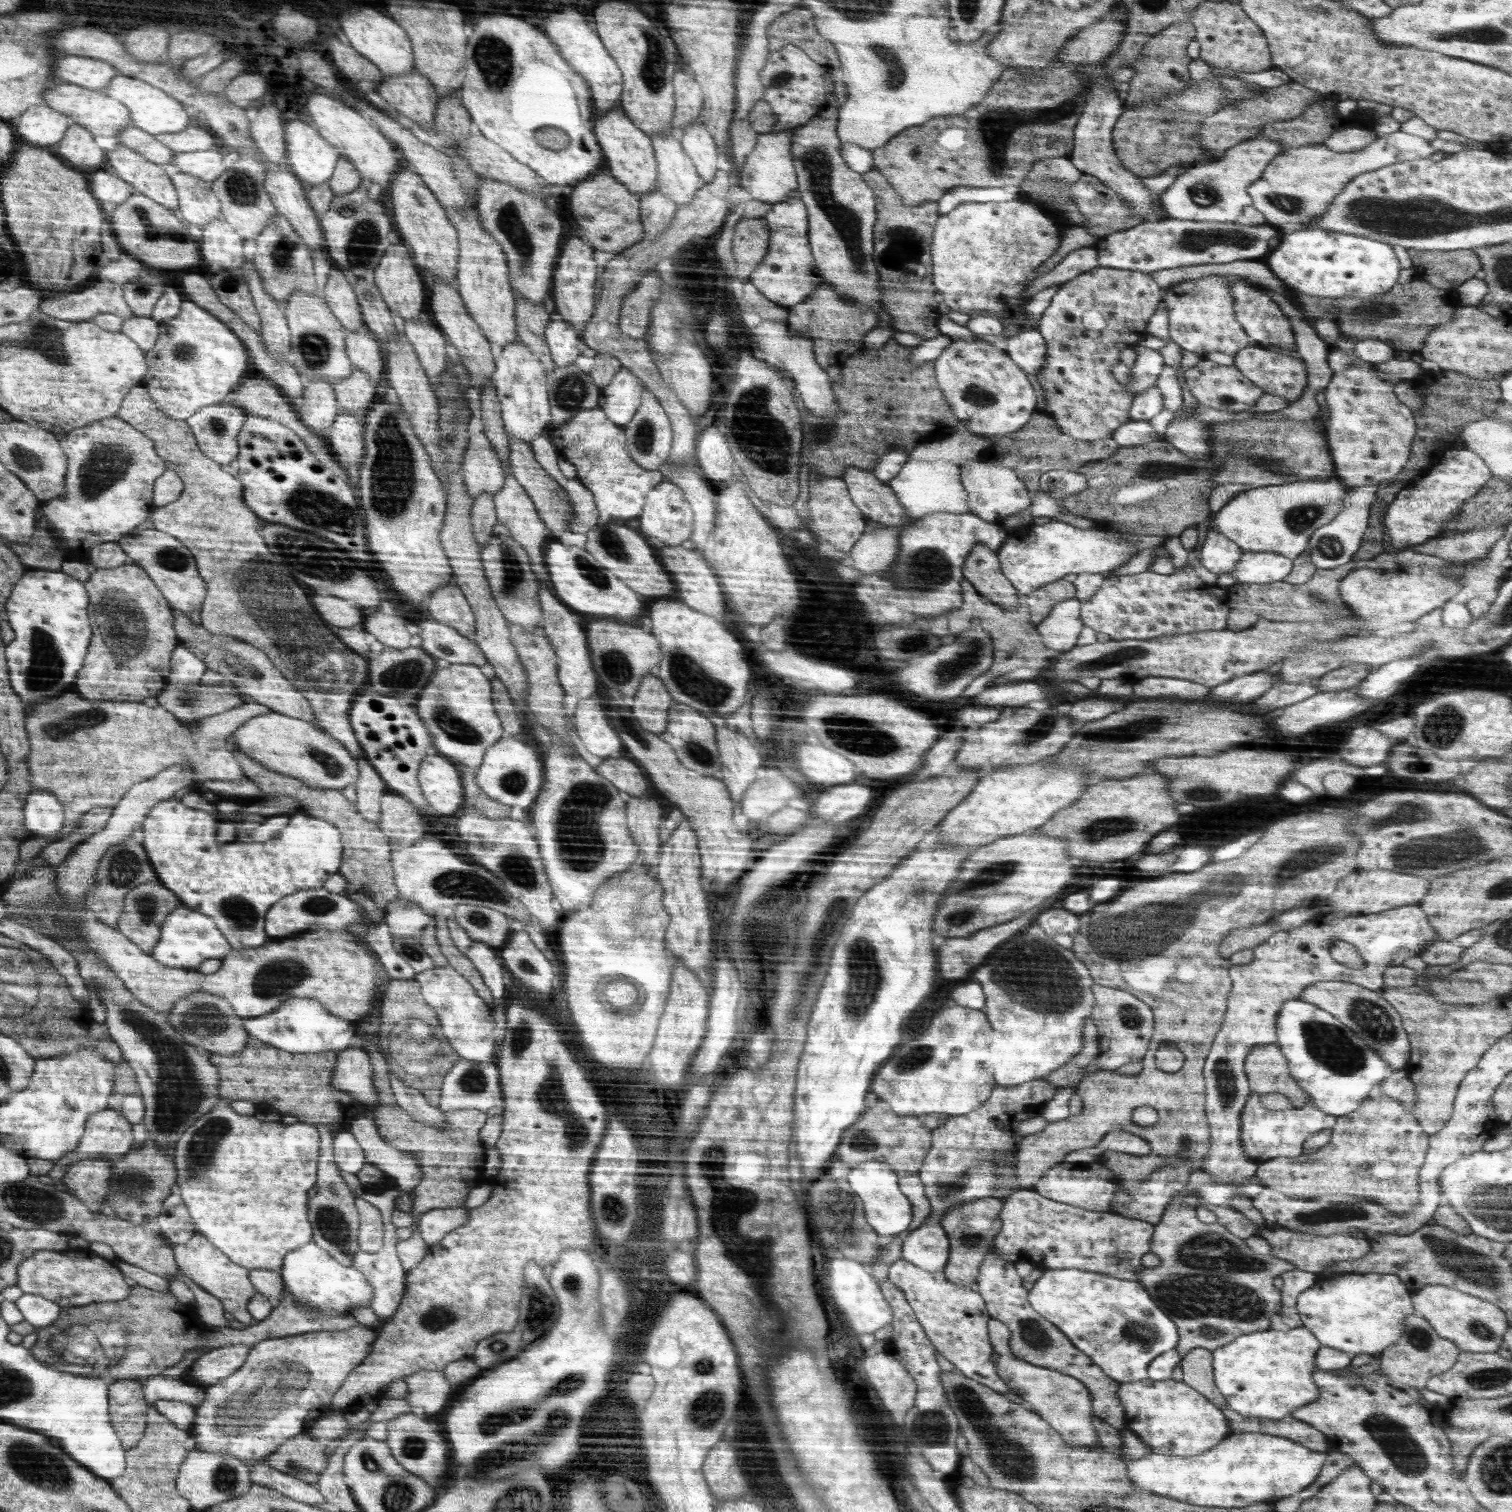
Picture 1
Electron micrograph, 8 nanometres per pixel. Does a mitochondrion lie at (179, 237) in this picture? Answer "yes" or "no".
no

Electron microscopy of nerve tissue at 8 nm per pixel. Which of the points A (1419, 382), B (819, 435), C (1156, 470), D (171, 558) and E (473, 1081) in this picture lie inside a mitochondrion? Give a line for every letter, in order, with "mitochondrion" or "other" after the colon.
A: other
B: mitochondrion
C: mitochondrion
D: mitochondrion
E: mitochondrion

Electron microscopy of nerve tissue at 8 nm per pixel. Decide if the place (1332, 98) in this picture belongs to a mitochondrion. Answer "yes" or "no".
no

